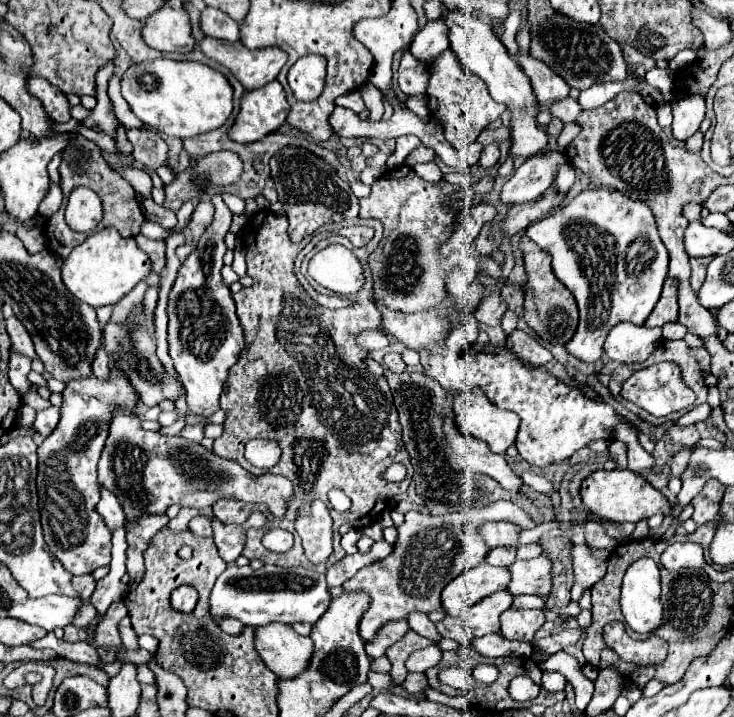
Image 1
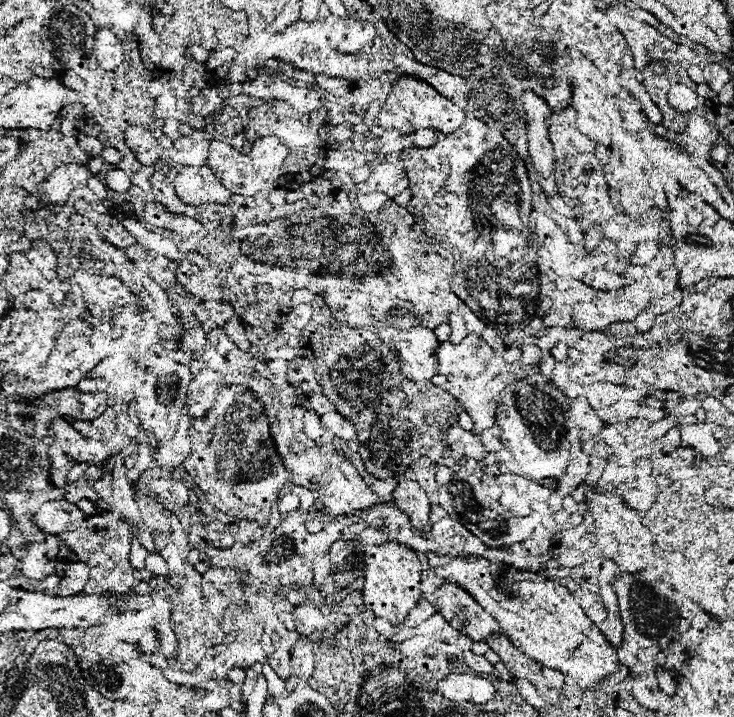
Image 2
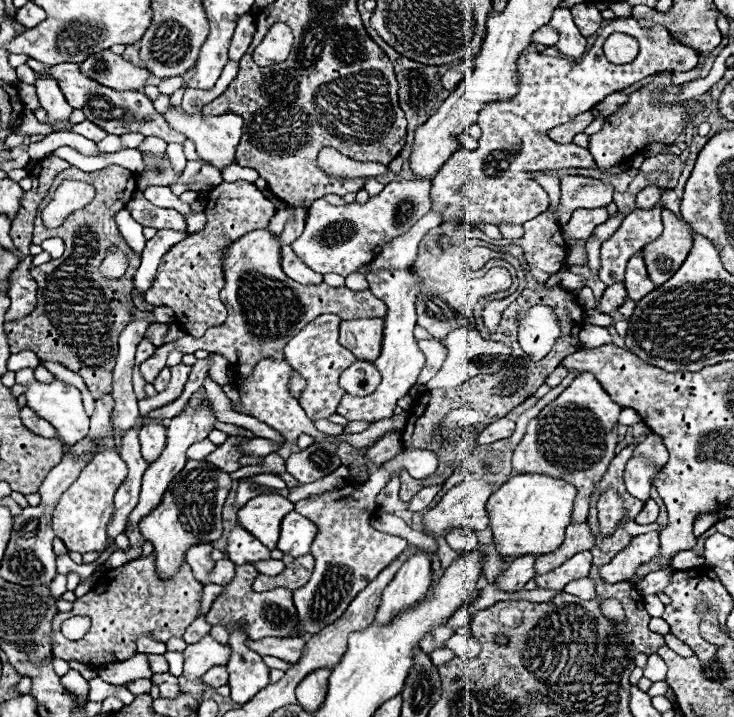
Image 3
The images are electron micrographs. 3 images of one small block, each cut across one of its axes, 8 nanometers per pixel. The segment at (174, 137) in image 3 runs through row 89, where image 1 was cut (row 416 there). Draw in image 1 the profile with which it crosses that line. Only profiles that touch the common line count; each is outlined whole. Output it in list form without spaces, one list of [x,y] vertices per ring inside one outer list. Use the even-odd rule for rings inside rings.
[[[114,368],[112,382],[102,382],[94,376],[86,380],[72,380],[66,384],[62,392],[62,406],[60,406],[60,422],[54,428],[54,432],[38,446],[38,498],[40,498],[40,514],[42,514],[42,528],[44,528],[44,540],[48,544],[48,550],[52,556],[56,556],[62,566],[72,574],[92,574],[98,566],[110,564],[110,530],[106,528],[102,516],[96,512],[96,502],[100,500],[100,482],[96,478],[96,464],[98,456],[104,448],[106,432],[108,432],[108,420],[112,412],[122,406],[130,412],[134,412],[138,396],[134,388],[128,384],[128,380]]]

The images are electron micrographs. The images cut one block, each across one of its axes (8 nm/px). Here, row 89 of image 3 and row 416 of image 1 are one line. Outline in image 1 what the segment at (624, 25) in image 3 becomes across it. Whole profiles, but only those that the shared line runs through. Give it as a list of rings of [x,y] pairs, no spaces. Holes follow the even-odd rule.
[[[508,350],[476,352],[466,370],[466,382],[476,384],[486,392],[486,396],[504,410],[516,412],[520,416],[520,430],[516,436],[516,448],[520,456],[534,466],[548,466],[552,462],[562,462],[570,458],[578,448],[596,440],[620,440],[628,446],[628,468],[636,474],[648,474],[654,470],[654,456],[648,454],[638,434],[640,430],[618,414],[604,398],[588,398],[580,388],[568,388],[556,382],[546,370],[524,366],[516,354]]]

